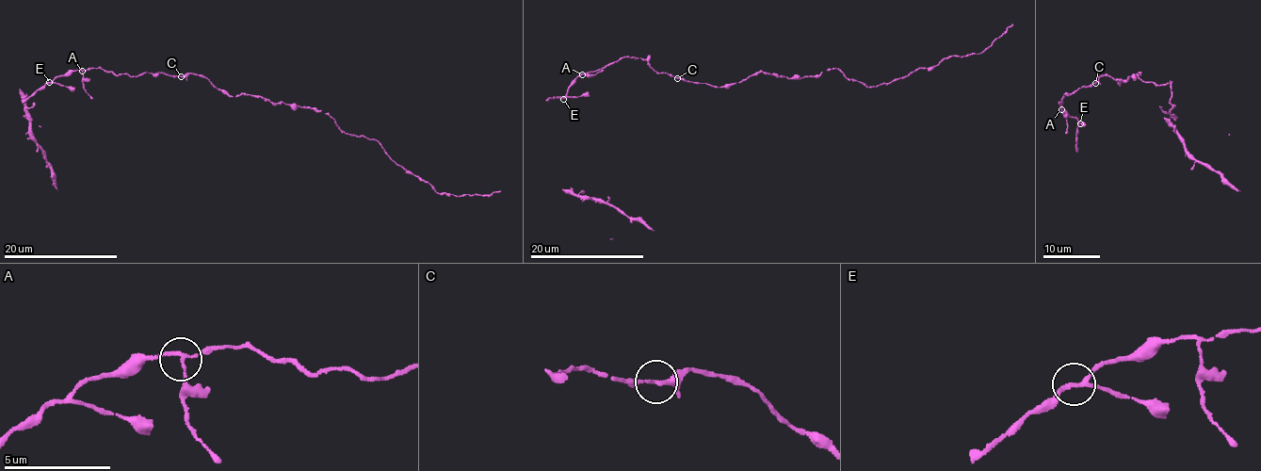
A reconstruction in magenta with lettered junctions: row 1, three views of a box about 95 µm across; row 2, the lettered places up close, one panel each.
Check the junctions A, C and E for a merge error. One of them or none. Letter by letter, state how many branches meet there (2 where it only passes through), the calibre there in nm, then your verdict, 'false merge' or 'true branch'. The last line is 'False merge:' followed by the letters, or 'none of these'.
A: 3 | 140 nm | false merge
C: 3 | 150 nm | true branch
E: 3 | 160 nm | true branch
False merge: A

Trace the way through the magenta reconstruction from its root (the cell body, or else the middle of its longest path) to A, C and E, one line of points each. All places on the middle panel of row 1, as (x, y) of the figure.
A: (690, 82), (653, 71), (646, 60), (638, 56), (623, 57), (597, 71), (582, 73)
C: (690, 82), (677, 78)
E: (690, 82), (653, 71), (641, 57), (623, 57), (597, 71), (582, 73), (563, 99)

